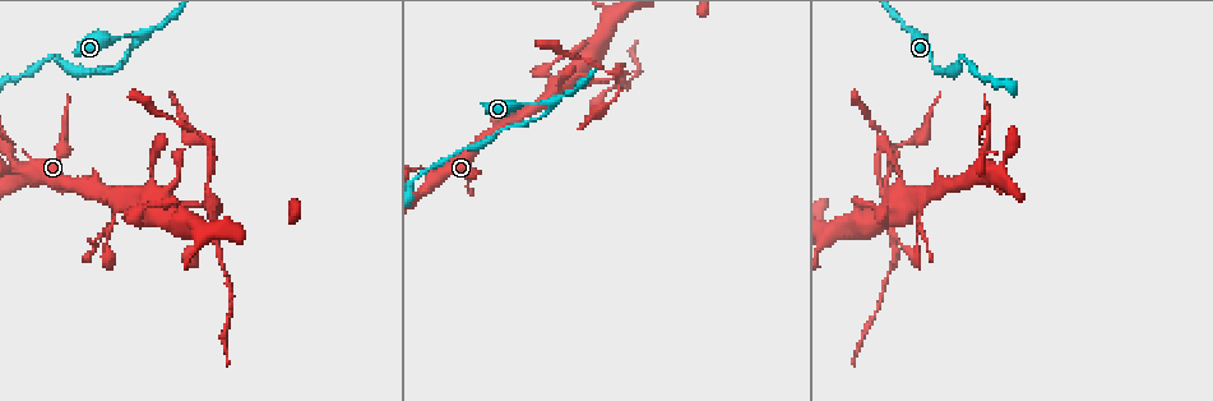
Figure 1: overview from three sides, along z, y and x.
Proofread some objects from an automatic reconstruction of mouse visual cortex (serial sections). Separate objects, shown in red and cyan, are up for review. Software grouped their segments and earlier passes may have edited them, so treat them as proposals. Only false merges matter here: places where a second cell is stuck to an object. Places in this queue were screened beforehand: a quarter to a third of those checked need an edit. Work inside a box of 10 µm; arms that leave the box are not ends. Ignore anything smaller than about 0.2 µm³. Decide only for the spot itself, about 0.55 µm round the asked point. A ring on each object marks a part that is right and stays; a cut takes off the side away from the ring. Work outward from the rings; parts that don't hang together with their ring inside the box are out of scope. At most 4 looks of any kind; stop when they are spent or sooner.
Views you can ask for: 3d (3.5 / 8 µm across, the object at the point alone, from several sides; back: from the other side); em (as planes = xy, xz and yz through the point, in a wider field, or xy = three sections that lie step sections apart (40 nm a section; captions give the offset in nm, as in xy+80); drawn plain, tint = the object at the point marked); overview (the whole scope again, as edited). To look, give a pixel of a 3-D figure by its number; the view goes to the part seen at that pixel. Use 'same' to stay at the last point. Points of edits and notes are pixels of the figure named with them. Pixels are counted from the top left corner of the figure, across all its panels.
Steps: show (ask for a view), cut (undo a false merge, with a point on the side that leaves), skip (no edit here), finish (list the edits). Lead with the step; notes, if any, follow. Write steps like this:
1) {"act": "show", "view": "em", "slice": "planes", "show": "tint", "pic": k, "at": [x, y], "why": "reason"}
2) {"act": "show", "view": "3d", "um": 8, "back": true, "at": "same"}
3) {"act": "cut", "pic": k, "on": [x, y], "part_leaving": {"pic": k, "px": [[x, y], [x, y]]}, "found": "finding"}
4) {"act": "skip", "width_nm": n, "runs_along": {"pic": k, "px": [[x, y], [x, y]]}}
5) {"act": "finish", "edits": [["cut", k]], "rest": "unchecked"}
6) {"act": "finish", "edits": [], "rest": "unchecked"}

{"act": "show", "view": "3d", "um": 8, "pic": 1, "at": [547, 104], "why": "branch point"}

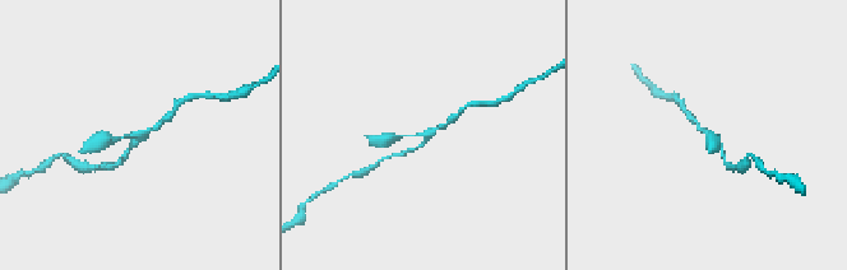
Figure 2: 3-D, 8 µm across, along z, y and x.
{"act": "show", "view": "em", "slice": "xy", "step": 1, "show": "tint", "at": "same"}

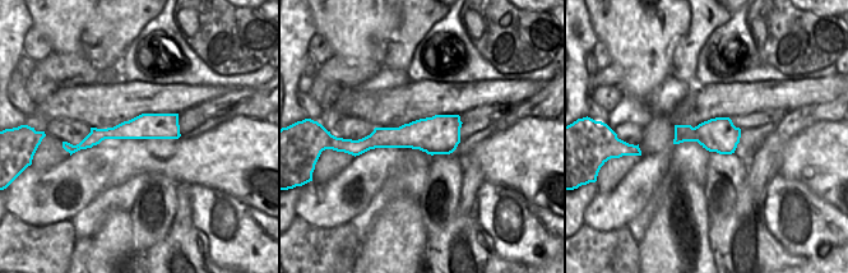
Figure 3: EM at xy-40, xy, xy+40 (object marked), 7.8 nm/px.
{"act": "skip", "runs_along": {"pic": 3, "px": [[175, 116], [72, 149]]}, "found": "one cell here"}

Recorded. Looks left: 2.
{"act": "show", "view": "3d", "um": 3.5, "back": true, "pic": 1, "at": [202, 203], "why": "abrupt turn"}

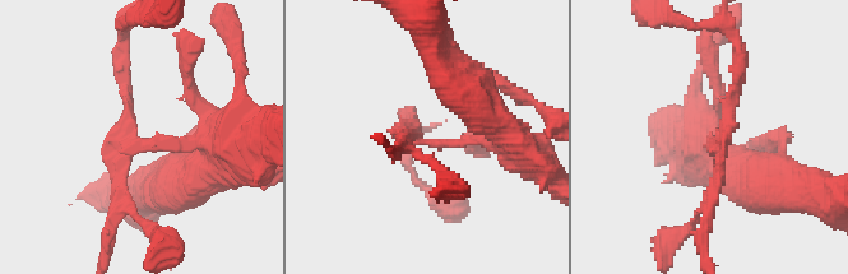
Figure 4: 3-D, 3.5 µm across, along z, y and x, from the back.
{"act": "show", "view": "em", "slice": "xy", "step": 3, "show": "tint", "pic": 4, "at": [136, 142], "why": "need the tissue"}

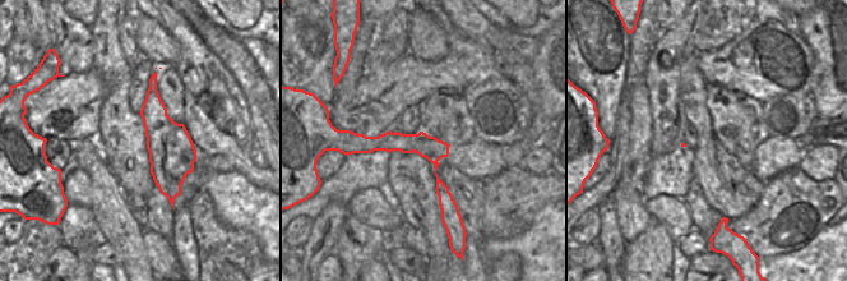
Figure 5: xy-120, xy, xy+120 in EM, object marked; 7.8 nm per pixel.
{"act": "cut", "pic": 4, "on": [128, 93], "part_leaving": {"pic": 4, "px": [[134, 144], [126, 131], [123, 35]]}, "found": "two cells meet here"}

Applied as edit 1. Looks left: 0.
{"act": "finish", "edits": [["cut", 4]], "rest": "unchecked"}

